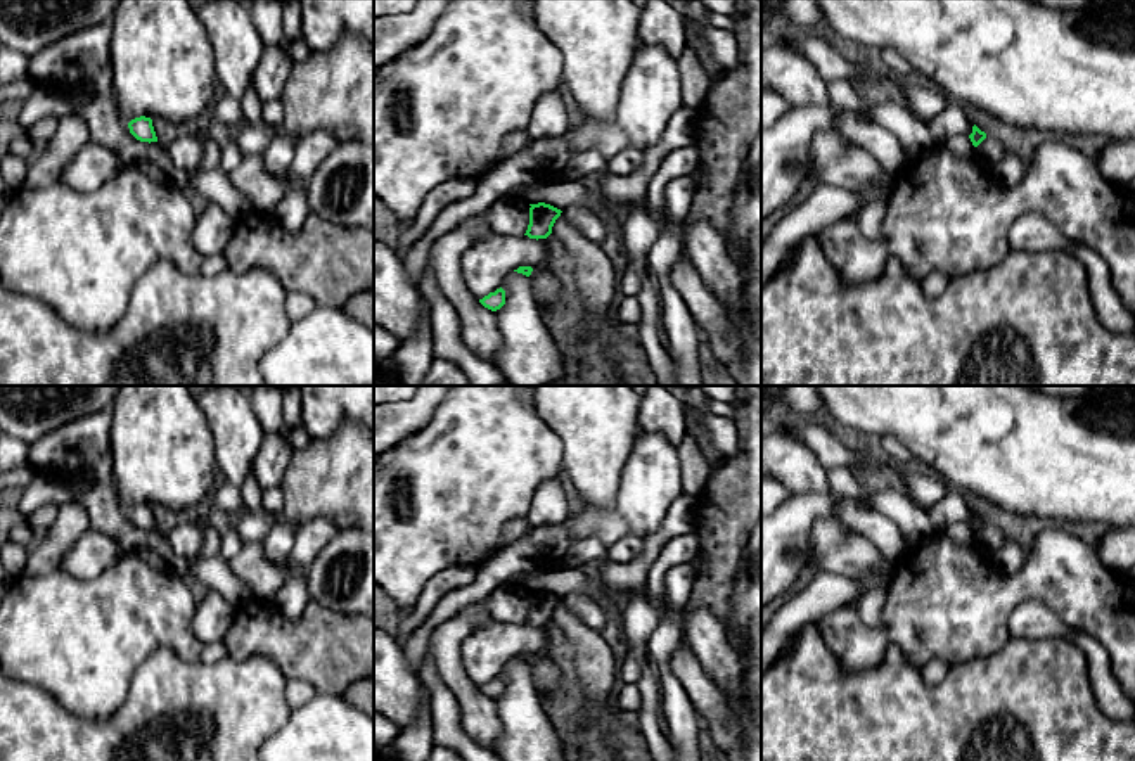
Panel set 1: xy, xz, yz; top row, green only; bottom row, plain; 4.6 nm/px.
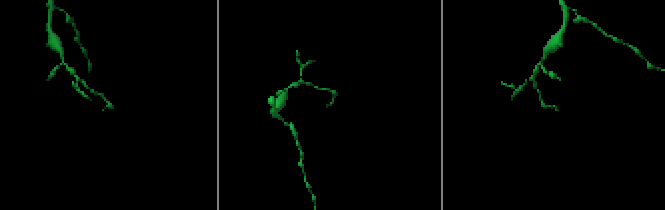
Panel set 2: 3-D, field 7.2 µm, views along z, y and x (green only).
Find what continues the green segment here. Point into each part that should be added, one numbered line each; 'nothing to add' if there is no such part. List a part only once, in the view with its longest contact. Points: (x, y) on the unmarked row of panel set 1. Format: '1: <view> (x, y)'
nothing to add

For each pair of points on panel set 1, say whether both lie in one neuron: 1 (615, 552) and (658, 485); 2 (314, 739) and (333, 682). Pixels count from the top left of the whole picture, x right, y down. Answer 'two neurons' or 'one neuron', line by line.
1: two neurons
2: two neurons

